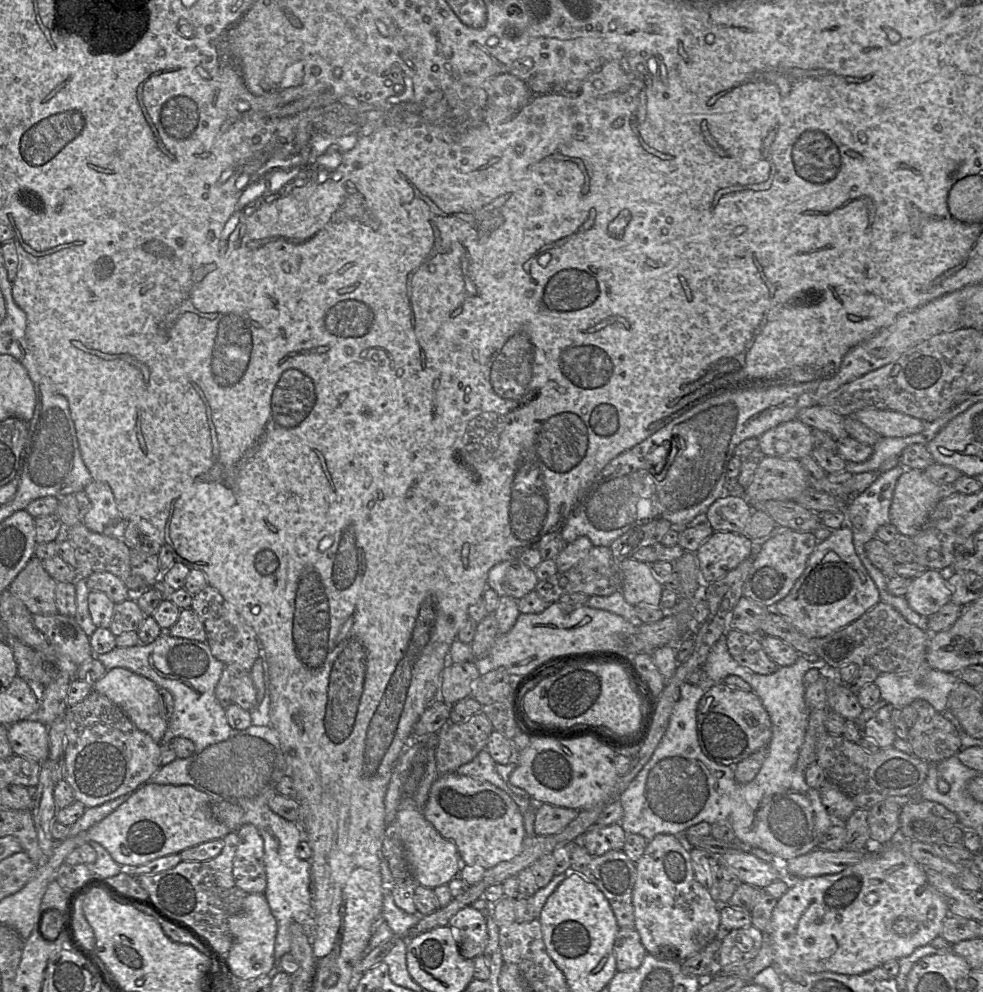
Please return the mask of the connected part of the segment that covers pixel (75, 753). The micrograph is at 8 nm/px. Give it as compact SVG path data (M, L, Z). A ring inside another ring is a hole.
M92 690L79 703L68 706L64 713L66 722L66 749L64 779L71 785L74 799L85 808L95 807L120 796L129 796L145 784L160 768L160 744L139 730L127 715L109 698Z

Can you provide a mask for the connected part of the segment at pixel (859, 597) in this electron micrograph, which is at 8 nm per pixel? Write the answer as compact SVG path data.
M846 524L816 544L804 573L773 610L807 637L822 638L853 623L880 601L879 590L856 553L853 531Z

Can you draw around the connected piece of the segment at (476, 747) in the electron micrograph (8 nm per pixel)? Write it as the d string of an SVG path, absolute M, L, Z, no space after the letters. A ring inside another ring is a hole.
M482 712L472 716L467 722L461 724L446 723L437 733L436 765L437 777L455 773L457 769L471 762L479 752L485 749L493 726L487 716Z

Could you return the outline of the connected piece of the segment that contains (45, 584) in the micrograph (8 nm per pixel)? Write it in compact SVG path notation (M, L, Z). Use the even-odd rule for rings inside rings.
M33 556L13 579L8 590L20 599L32 614L56 614L57 583L44 569L42 560Z

